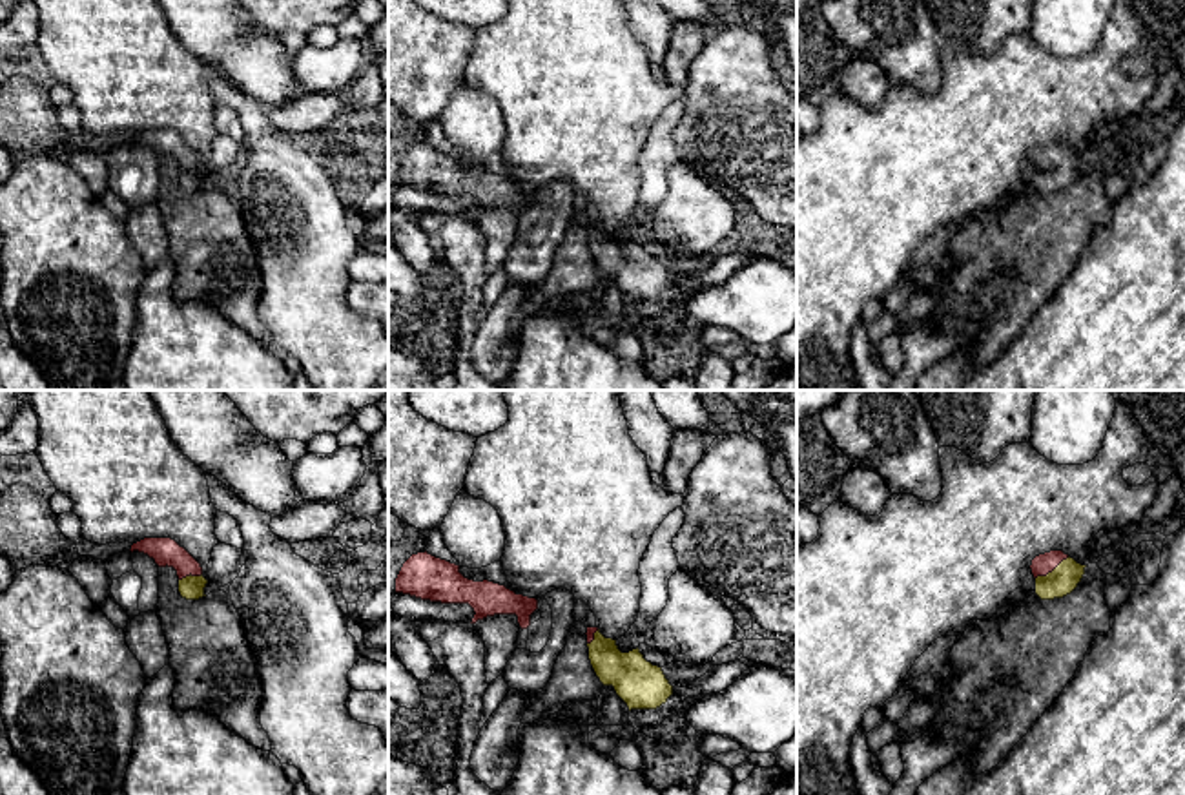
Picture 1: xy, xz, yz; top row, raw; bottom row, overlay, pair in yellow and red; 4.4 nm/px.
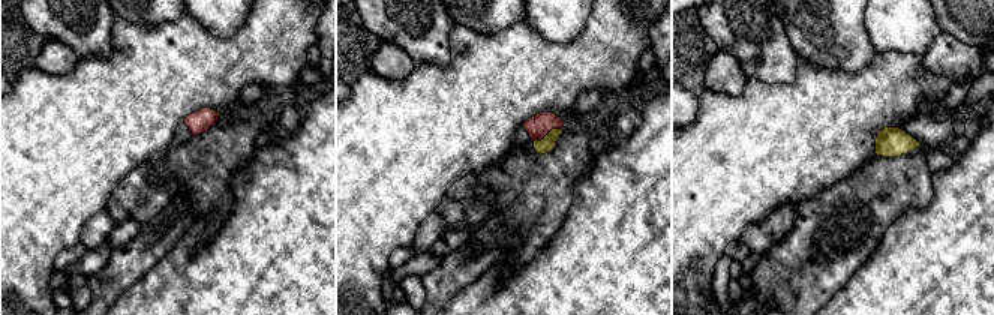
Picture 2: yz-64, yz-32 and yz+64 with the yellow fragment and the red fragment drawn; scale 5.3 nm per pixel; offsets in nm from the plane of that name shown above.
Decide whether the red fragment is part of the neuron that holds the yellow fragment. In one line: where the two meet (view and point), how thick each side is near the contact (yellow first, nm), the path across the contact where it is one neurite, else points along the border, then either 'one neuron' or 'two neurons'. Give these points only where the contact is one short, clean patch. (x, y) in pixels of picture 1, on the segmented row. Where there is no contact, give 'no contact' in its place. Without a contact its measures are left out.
meets yellow in yz at (1054, 569); 120 nm thick on the yellow side, 90 nm on the other; runs through yz (1067, 575), (1054, 569), (1043, 564); one neuron

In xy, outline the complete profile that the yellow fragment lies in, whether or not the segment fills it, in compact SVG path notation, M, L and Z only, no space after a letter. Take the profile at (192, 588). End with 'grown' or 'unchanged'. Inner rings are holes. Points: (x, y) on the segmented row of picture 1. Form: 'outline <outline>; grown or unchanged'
outline M144 538L129 549L148 554L159 567L173 567L179 576L179 593L186 600L199 600L208 580L202 576L201 563L171 538Z; grown

